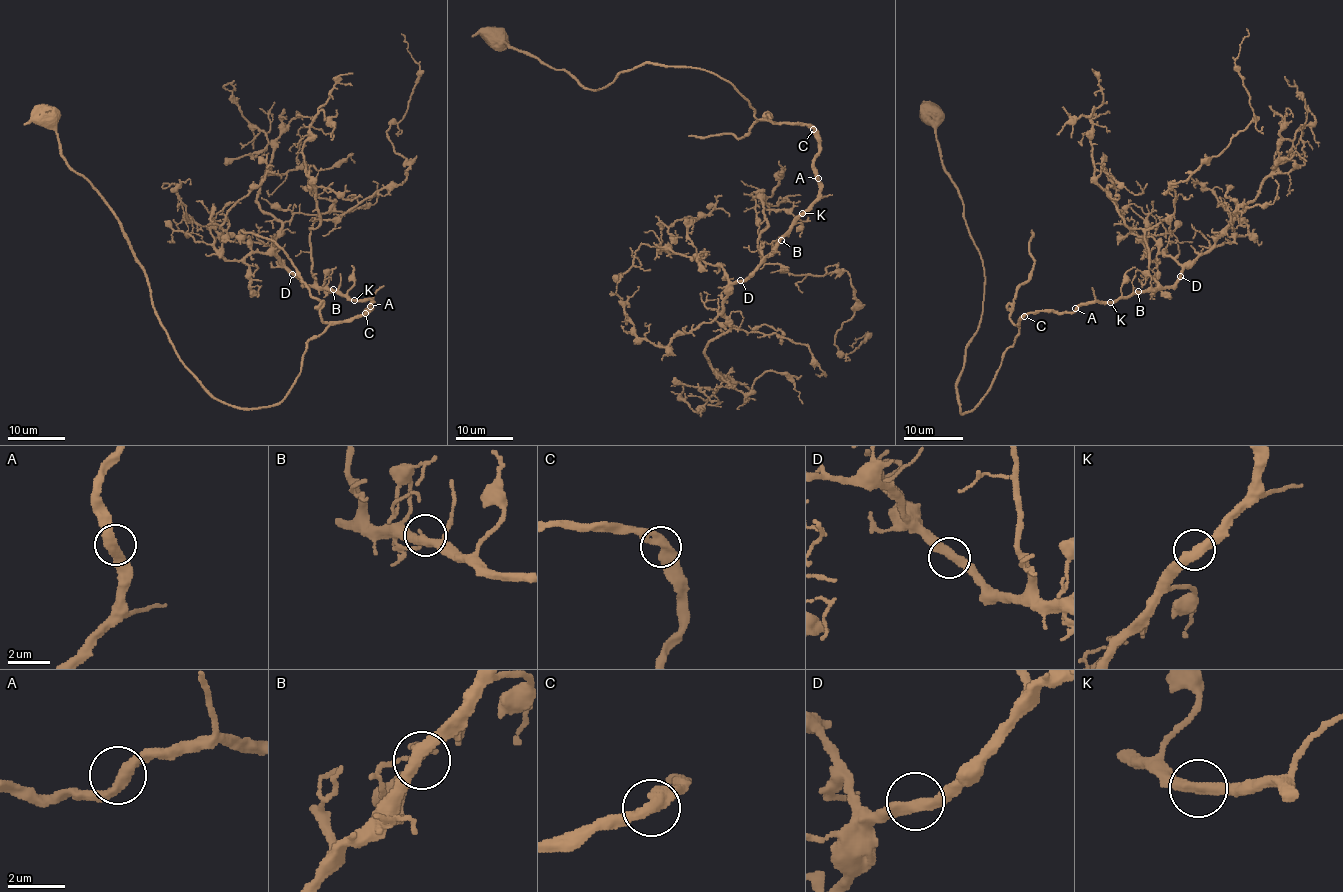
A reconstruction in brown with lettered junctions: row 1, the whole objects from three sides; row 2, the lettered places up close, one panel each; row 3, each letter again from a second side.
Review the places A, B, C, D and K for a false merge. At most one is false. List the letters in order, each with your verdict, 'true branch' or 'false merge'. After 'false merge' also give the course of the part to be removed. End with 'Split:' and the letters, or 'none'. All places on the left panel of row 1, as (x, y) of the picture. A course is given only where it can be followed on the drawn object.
A: true branch
B: true branch
C: true branch
D: true branch
K: true branch
Split: none

